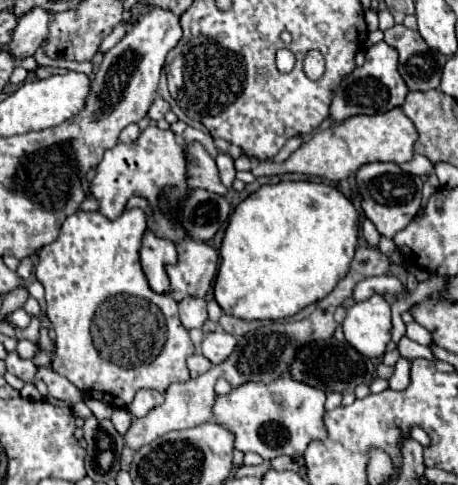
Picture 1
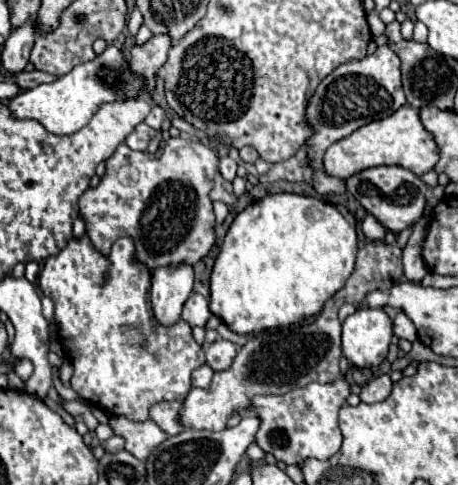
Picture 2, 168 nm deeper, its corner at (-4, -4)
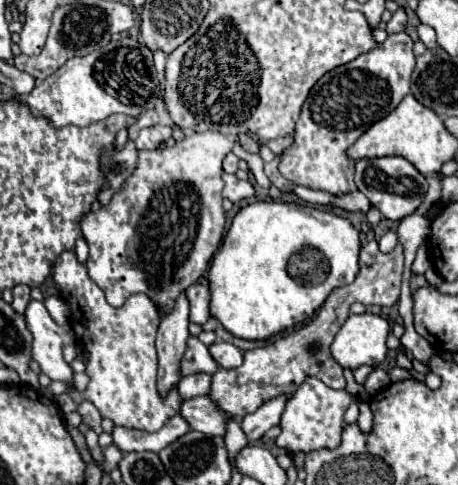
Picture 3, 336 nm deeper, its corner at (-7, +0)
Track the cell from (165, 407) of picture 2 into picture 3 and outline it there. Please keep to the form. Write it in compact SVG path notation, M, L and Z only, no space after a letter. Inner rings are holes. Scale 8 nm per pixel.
M202 395L202 397L184 401L180 413L190 423L192 429L196 429L204 435L212 435L212 437L216 437L216 435L224 437L226 425L232 419L232 417L228 417L228 413L220 413L218 405L212 401L210 395Z

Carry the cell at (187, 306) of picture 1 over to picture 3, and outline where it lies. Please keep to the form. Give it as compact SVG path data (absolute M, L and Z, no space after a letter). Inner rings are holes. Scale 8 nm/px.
M194 283L184 291L188 303L190 303L190 321L204 325L210 317L208 313L208 303L210 303L210 291L206 285Z

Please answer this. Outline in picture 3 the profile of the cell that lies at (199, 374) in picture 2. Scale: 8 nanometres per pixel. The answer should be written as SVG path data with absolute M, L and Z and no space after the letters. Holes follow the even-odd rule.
M196 373L196 375L188 375L180 381L178 385L178 393L180 397L186 401L186 399L192 399L192 397L198 397L198 395L208 395L210 393L210 383L212 383L212 377L206 375L206 373Z

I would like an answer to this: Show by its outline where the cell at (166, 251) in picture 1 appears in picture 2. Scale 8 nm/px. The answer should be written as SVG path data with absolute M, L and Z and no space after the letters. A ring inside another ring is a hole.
M165 265L151 271L153 287L151 287L151 303L159 323L171 325L181 317L183 303L193 291L193 267Z

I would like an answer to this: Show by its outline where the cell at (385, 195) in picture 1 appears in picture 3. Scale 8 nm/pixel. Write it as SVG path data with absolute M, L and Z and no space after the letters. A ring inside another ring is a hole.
M392 155L392 157L360 159L356 163L356 187L370 199L374 207L380 209L380 213L386 219L400 221L406 215L414 213L416 207L422 203L428 191L428 181L408 159L400 155Z

